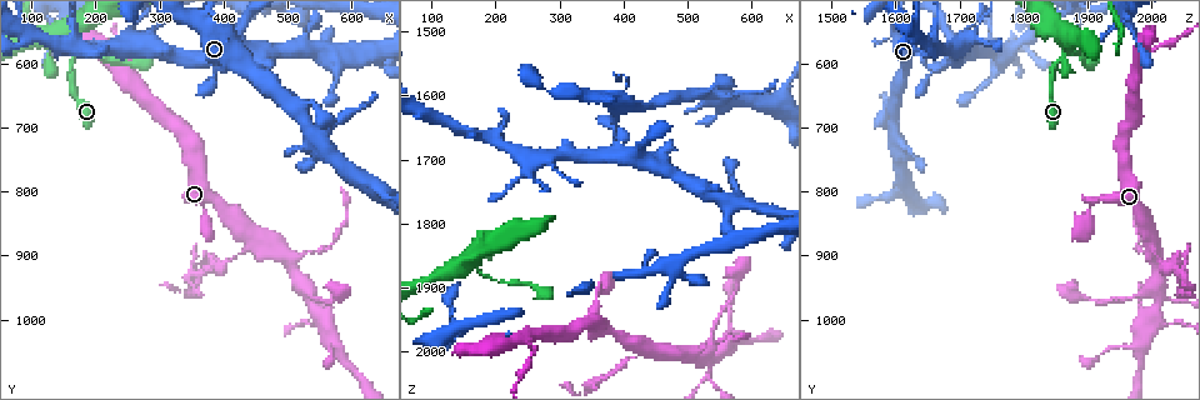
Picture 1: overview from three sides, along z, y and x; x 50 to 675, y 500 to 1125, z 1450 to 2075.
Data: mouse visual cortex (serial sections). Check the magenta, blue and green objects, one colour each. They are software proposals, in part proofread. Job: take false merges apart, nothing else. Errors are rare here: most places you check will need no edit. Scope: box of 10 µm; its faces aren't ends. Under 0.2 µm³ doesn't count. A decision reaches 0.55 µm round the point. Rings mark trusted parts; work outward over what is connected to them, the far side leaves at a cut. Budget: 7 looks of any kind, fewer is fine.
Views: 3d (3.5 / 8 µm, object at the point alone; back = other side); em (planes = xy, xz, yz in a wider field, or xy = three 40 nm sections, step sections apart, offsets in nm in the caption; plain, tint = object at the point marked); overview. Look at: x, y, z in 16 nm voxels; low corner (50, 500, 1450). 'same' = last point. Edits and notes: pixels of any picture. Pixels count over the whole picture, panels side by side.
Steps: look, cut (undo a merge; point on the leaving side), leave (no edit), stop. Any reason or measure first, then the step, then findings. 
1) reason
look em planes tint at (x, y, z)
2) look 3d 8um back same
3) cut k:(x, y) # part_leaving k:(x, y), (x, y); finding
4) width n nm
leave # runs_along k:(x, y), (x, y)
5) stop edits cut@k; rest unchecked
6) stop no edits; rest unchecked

four-way junction
look 3d 3.5um at (260, 575, 1700)

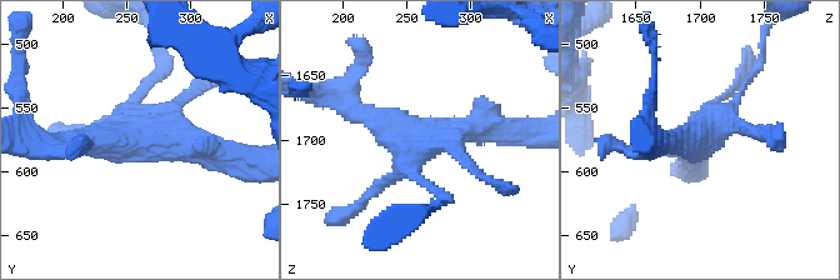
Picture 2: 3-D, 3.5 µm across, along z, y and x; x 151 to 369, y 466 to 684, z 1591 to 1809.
need the tissue
look em xy step 5 tint at (260, 574, 1696)

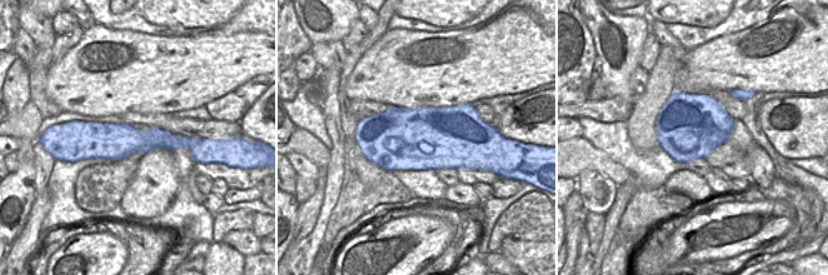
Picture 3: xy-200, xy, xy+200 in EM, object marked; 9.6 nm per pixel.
leave # runs_along 2:(503, 131), (399, 135), (341, 103); one cell here

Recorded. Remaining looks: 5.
four or more arms meet
look 3d 3.5um at (540, 980, 2005)

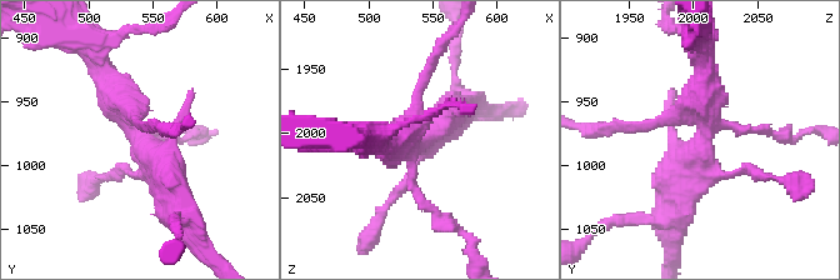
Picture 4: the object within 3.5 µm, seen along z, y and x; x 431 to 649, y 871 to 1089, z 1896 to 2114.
leave # runs_along 4:(105, 73), (179, 206); one cell here

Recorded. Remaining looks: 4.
small branch off a trunk
look 3d 3.5um at (635, 585, 1780)

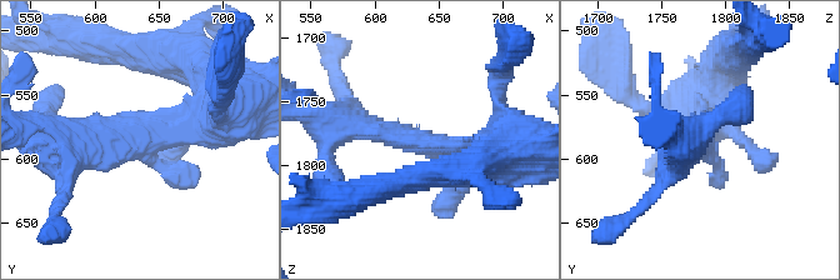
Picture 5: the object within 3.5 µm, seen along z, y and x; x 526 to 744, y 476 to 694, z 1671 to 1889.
look em xy step 5 tint at (638, 588, 1782)

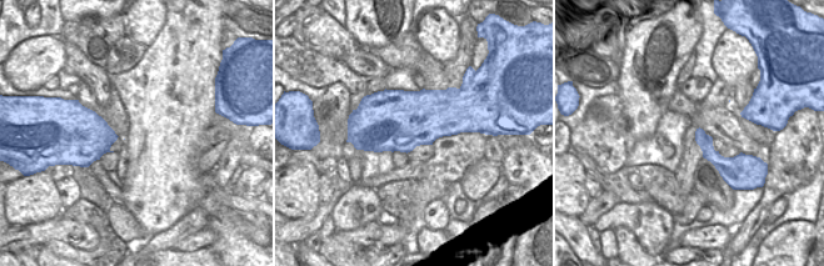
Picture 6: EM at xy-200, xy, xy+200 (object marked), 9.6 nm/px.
cut it another way
look em planes tint same

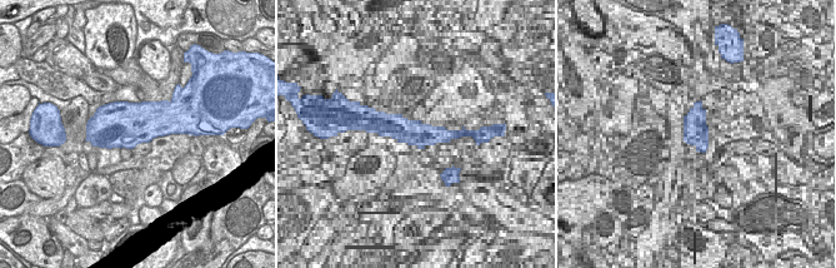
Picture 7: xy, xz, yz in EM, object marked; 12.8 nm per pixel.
arms 4
leave # runs_along 5:(336, 125), (456, 144), (464, 183); continuous, no second cell

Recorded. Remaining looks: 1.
stop no edits; rest unchecked

